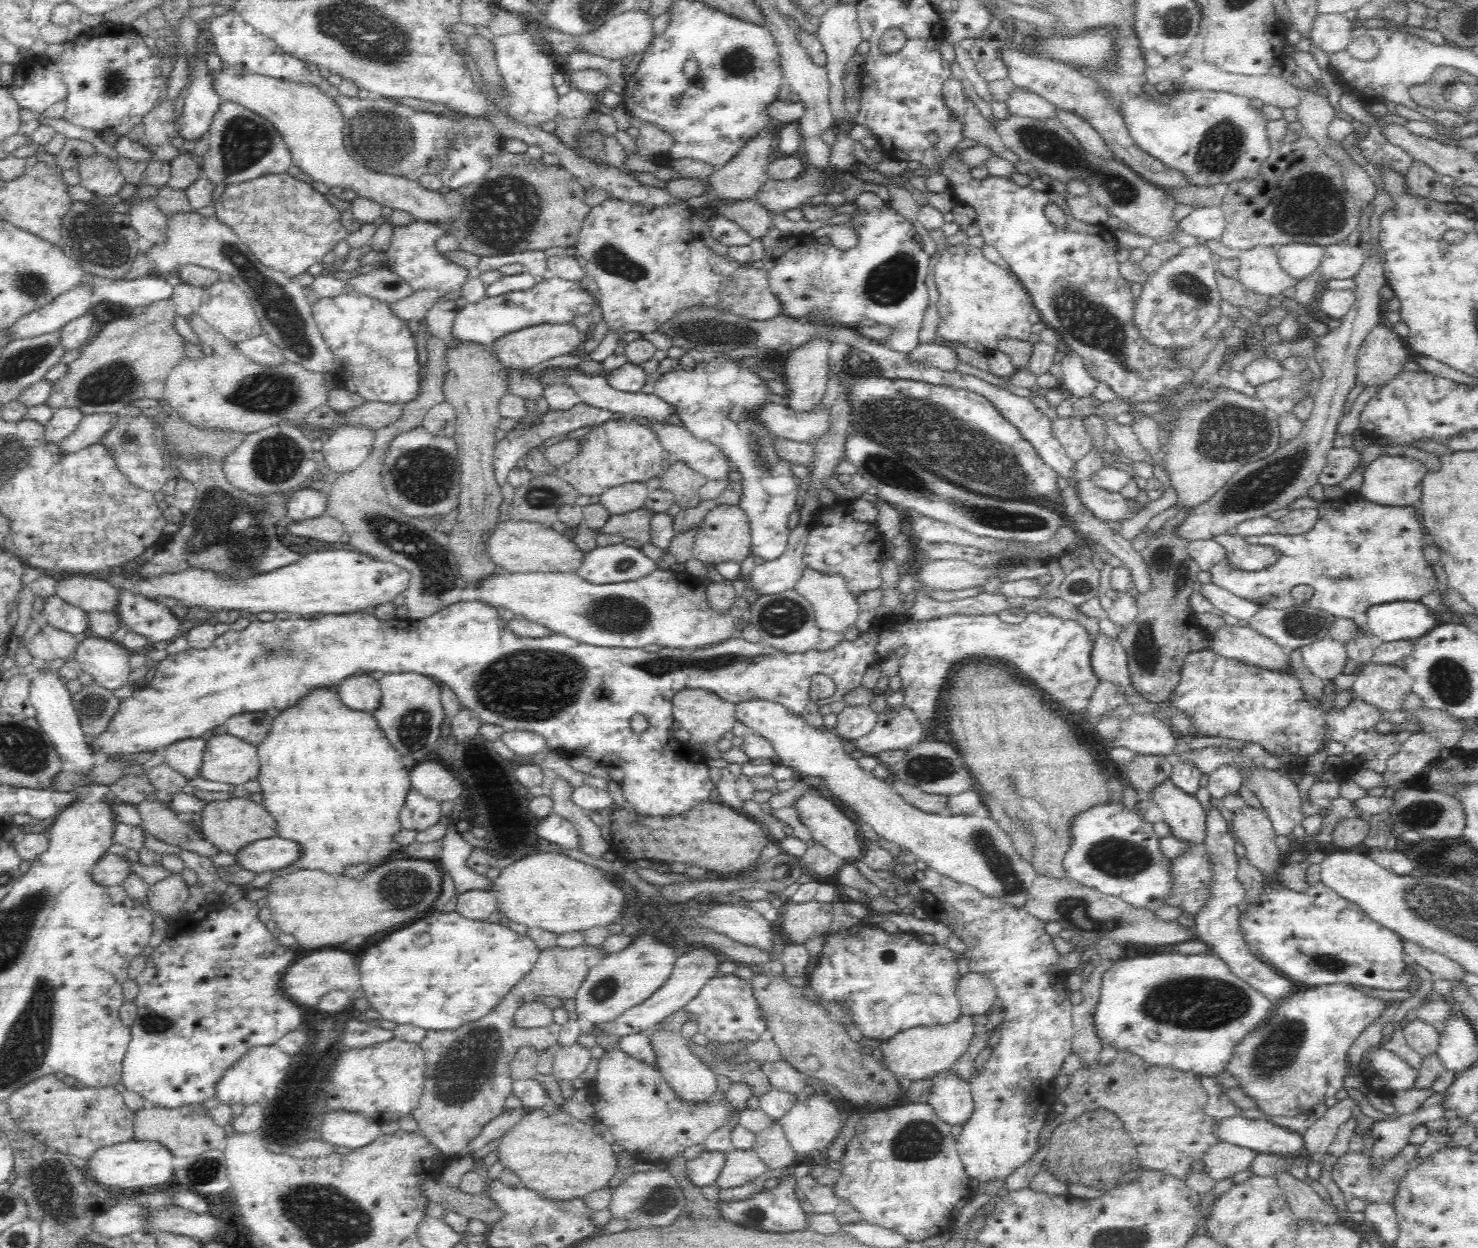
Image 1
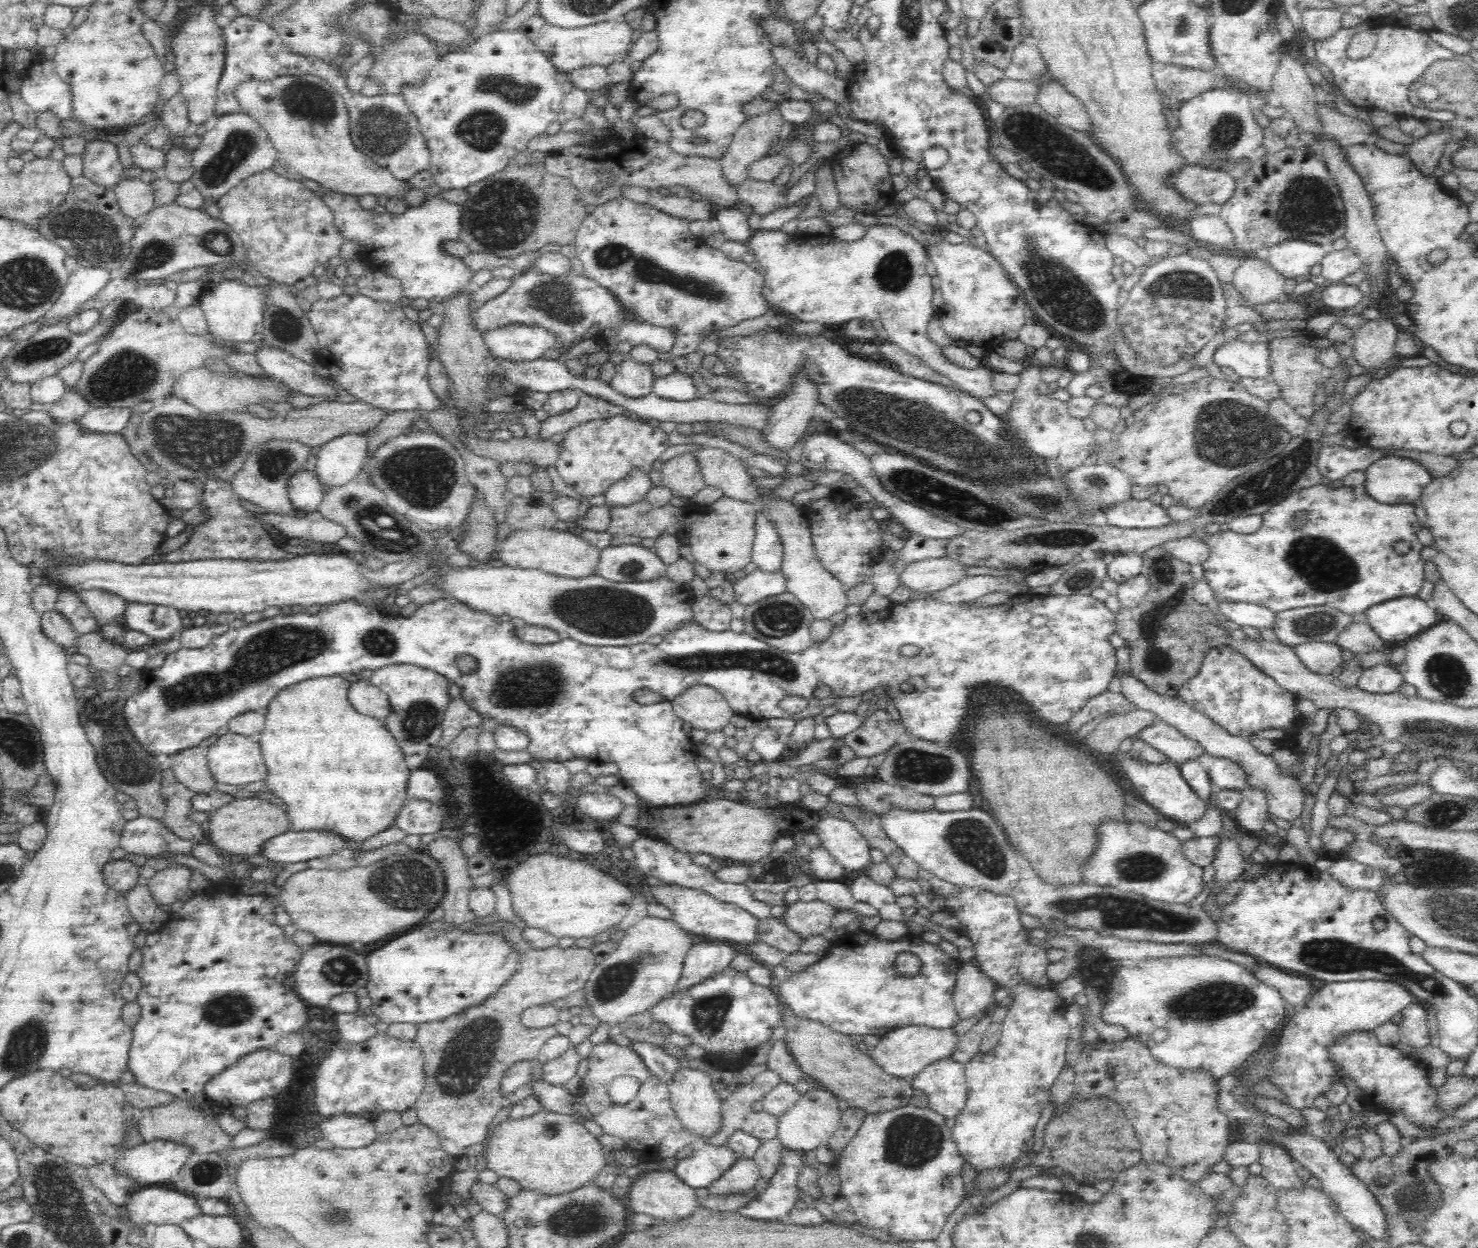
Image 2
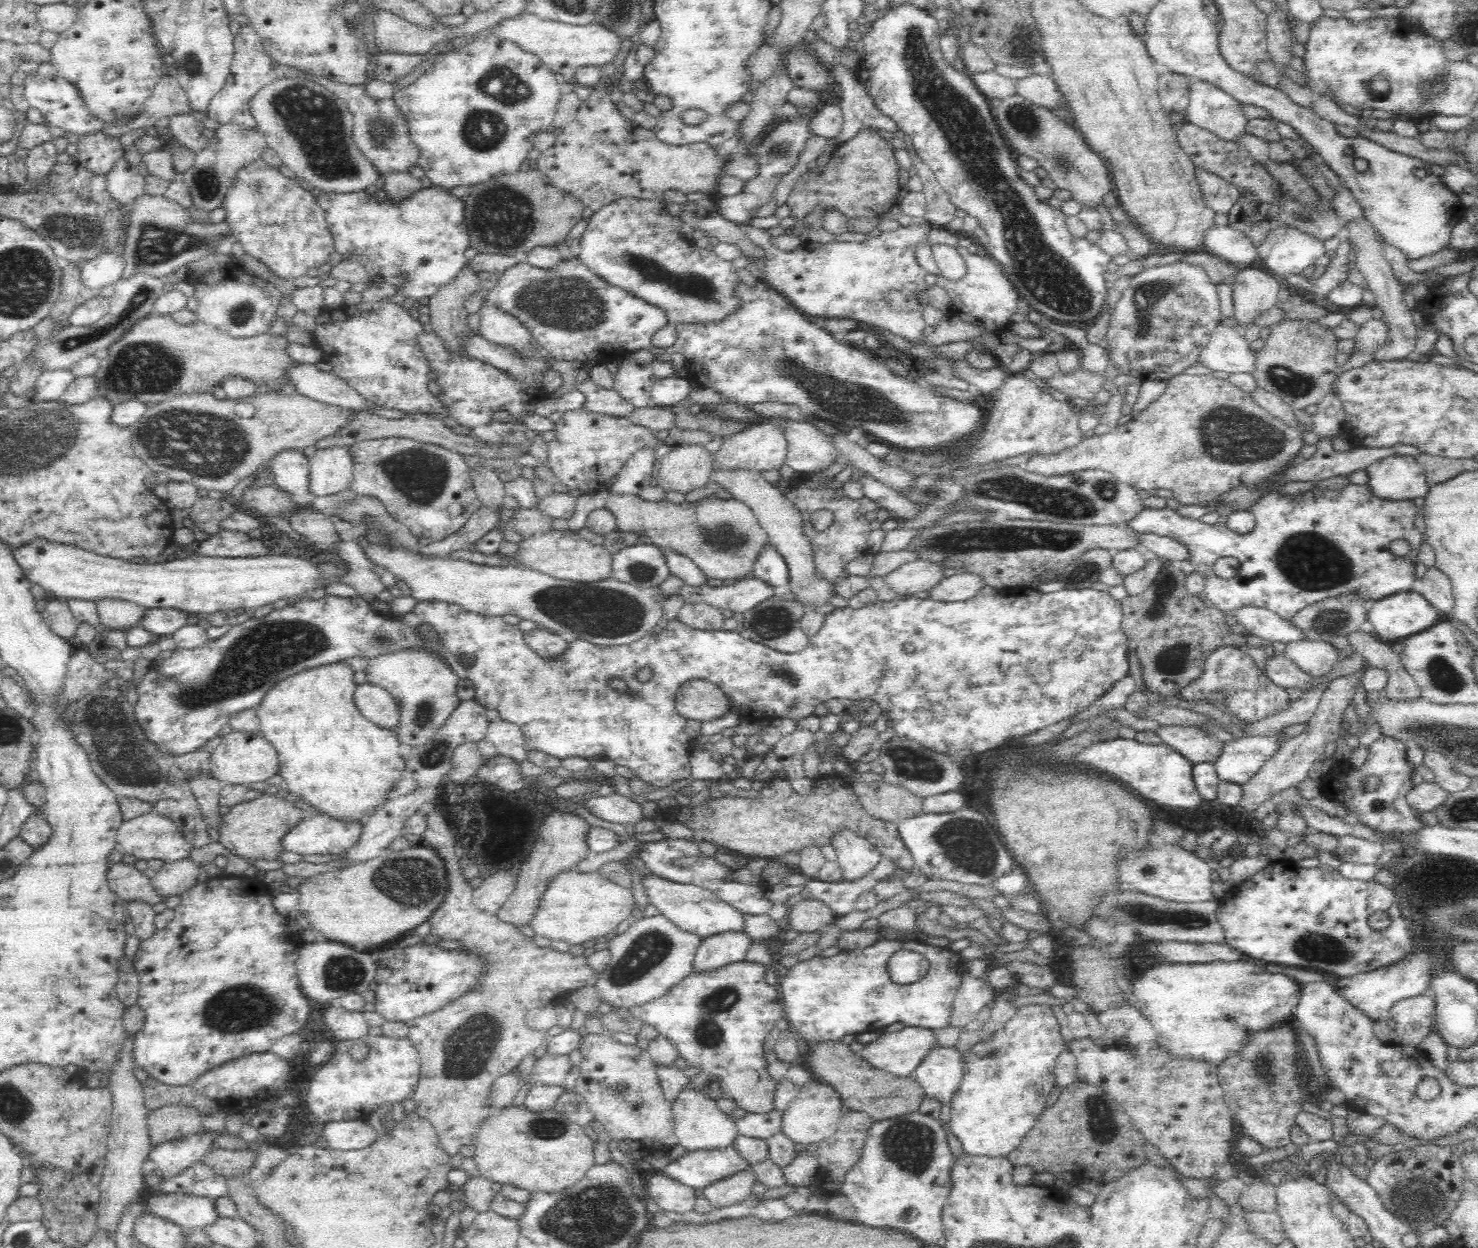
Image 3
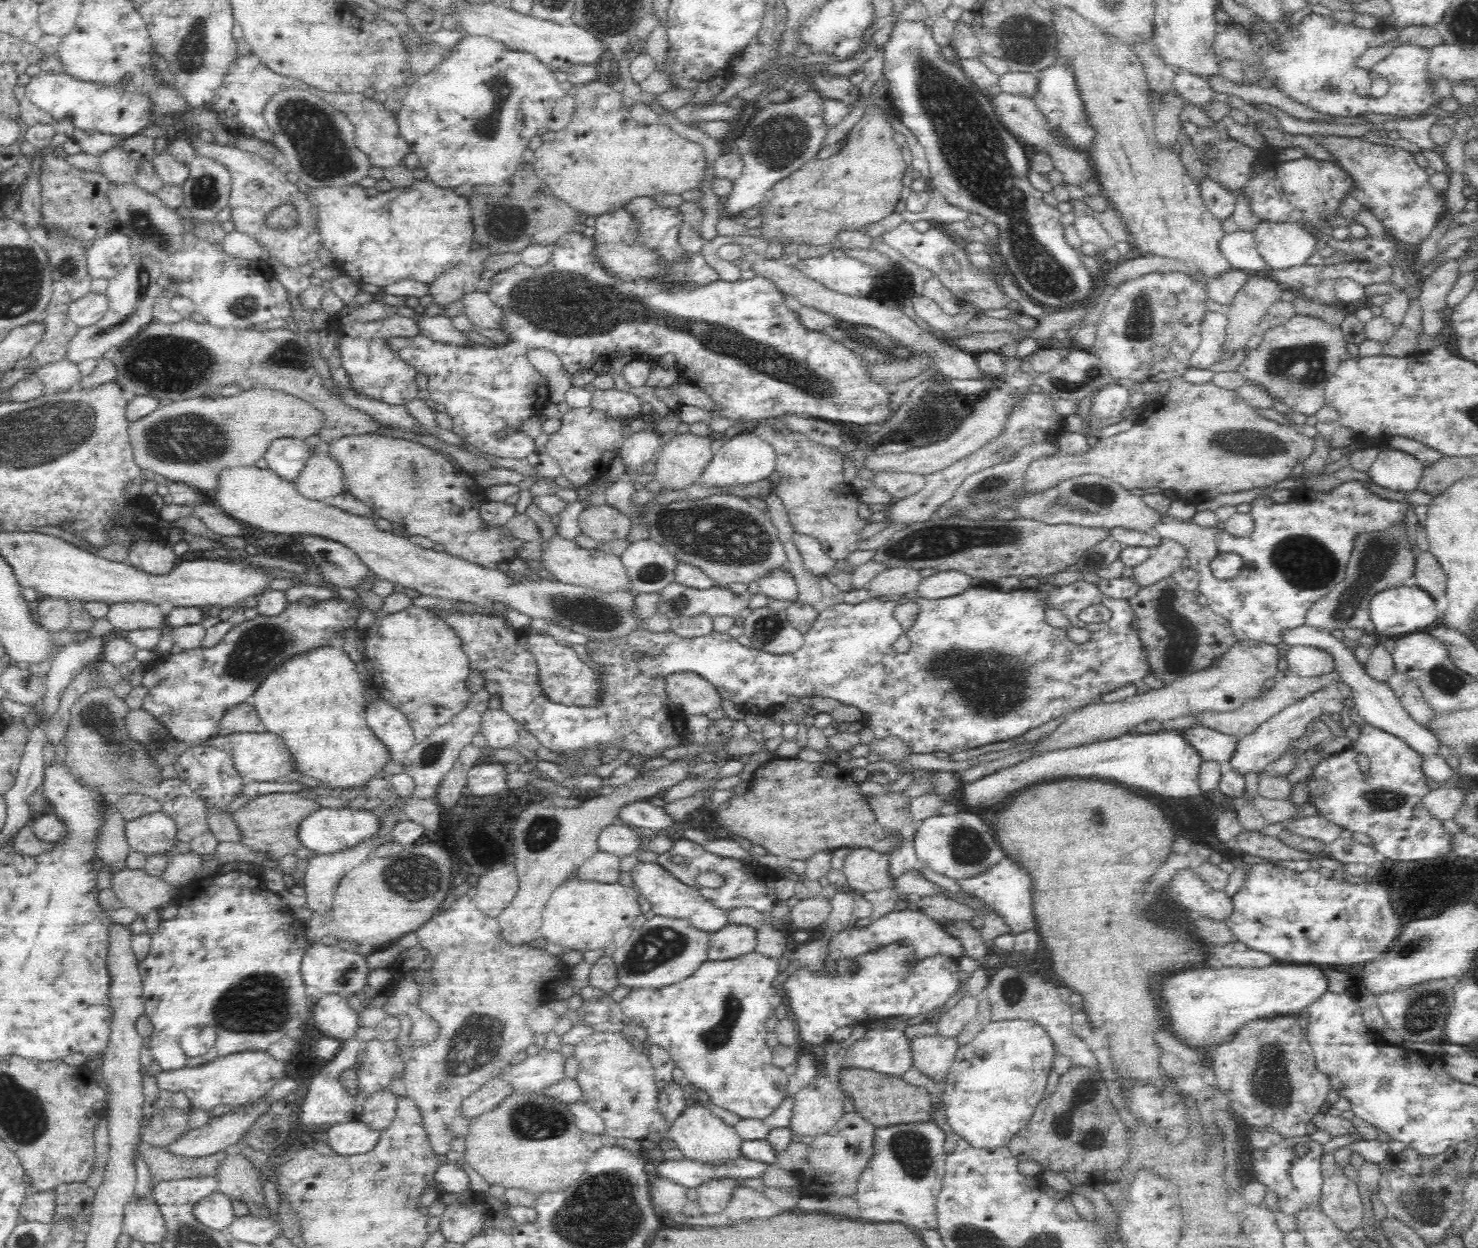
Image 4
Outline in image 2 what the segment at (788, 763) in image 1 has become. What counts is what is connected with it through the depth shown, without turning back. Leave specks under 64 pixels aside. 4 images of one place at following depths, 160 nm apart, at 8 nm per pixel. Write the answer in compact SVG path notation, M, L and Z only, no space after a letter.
M890 810L882 816L882 826L914 862L956 888L976 888L1006 895L1017 886L1021 874L1018 851L1010 845L1004 830L982 810L957 812Z

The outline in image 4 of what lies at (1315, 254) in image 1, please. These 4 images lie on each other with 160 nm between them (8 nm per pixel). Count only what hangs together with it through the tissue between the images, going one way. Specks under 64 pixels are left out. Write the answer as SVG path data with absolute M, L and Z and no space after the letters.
M1260 221L1252 231L1254 244L1272 270L1292 269L1315 254L1317 240L1298 224Z

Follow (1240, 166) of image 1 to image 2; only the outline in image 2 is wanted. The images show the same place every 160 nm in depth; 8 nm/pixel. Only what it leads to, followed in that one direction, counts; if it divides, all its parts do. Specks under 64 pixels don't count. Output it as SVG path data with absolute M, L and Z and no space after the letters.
M1210 88L1202 94L1198 94L1183 102L1178 108L1179 127L1171 129L1173 132L1173 147L1190 164L1210 164L1210 167L1222 166L1226 160L1238 160L1238 158L1253 158L1255 151L1262 146L1263 132L1254 119L1254 114L1249 106L1249 96L1238 93L1230 88Z

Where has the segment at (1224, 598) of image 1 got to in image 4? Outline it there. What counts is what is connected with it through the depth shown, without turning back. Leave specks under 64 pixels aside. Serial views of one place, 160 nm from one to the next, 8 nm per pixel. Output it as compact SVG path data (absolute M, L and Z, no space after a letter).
M1304 623L1294 630L1286 631L1283 634L1283 641L1292 647L1318 647L1318 649L1325 650L1330 656L1333 656L1335 670L1338 671L1340 679L1351 688L1352 696L1350 702L1352 702L1352 708L1357 710L1358 715L1364 722L1371 724L1374 728L1392 733L1393 736L1406 742L1412 750L1418 752L1424 758L1430 757L1430 755L1434 755L1438 751L1439 742L1437 742L1437 738L1432 731L1416 723L1416 721L1406 713L1406 709L1402 706L1400 699L1394 694L1394 691L1387 683L1378 682L1375 678L1368 675L1365 671L1364 664L1358 661L1354 656L1354 650L1348 648L1342 639L1337 639L1330 631Z

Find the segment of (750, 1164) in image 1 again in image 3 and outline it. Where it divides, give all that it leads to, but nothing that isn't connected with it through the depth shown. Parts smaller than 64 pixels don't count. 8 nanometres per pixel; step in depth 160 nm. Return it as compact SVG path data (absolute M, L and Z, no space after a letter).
M753 1169L738 1172L737 1175L713 1182L703 1188L702 1196L708 1199L713 1209L740 1204L752 1196L751 1188L755 1180Z

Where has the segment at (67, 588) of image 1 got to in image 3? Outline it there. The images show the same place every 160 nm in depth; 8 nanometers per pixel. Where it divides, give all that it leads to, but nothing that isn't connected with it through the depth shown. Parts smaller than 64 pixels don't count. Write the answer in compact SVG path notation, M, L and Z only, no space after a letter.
M104 599L97 602L100 622L108 631L129 631L139 626L147 608L120 599Z

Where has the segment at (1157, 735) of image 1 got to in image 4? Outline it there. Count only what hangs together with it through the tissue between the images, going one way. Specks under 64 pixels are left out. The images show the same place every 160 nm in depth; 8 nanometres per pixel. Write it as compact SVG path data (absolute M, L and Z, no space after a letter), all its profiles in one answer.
M1202 725L1183 729L1183 732L1186 741L1198 751L1203 761L1212 760L1227 767L1230 759L1234 758L1237 752L1239 738L1234 735L1224 734L1224 732Z

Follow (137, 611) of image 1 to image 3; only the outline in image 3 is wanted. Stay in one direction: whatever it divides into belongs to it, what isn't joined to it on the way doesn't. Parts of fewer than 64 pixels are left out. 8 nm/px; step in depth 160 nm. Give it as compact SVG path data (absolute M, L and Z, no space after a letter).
M147 609L139 626L148 629L156 637L170 637L176 630L188 624L188 612L178 609Z

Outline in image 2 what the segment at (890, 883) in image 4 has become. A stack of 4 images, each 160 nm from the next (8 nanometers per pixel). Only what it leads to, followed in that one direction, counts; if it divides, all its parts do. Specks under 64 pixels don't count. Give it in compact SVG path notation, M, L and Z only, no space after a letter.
M824 818L816 824L815 833L819 836L823 847L842 865L847 877L862 874L873 863L870 859L871 846L850 822L838 818Z

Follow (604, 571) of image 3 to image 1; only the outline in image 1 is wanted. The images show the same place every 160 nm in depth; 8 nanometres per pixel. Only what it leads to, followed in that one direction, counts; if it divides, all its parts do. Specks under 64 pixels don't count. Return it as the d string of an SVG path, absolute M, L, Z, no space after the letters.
M508 520L498 523L487 542L486 547L491 561L502 566L506 572L576 573L583 565L587 553L563 533L536 522Z

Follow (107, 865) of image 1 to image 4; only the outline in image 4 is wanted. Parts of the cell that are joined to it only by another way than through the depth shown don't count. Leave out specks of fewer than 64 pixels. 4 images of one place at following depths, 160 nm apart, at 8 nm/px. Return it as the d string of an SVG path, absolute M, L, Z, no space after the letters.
M125 868L121 871L111 878L111 889L122 902L122 906L132 908L136 917L142 920L145 920L150 910L161 908L180 893L180 888L166 883L162 878L147 874L143 868Z

